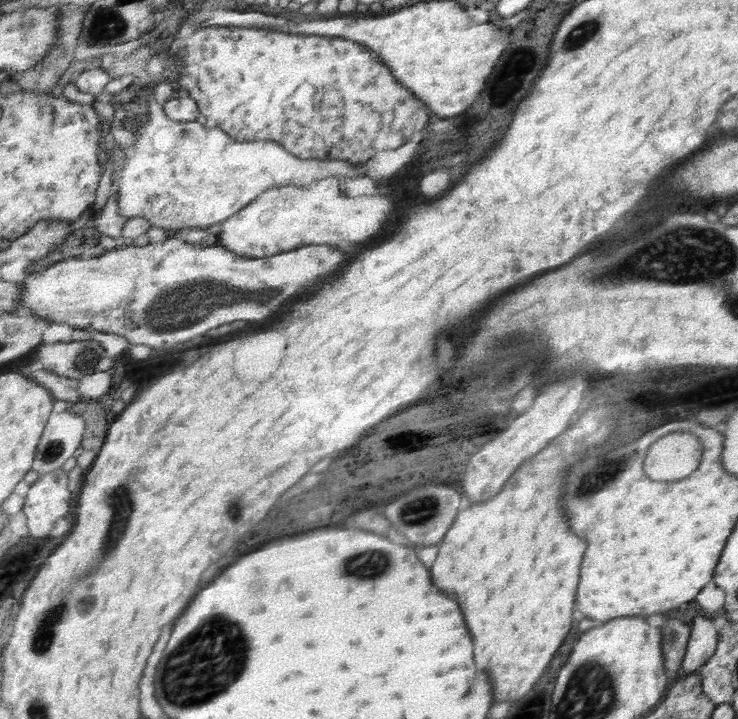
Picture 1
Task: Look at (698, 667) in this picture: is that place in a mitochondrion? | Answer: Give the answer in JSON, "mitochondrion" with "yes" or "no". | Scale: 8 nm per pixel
{"mitochondrion":"no"}

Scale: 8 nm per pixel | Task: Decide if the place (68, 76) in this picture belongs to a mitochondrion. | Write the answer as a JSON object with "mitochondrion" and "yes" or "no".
{"mitochondrion":"no"}

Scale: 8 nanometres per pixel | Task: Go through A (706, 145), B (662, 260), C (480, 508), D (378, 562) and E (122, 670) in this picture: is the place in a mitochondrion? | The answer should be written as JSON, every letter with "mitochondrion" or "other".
{"A":"other","B":"mitochondrion","C":"other","D":"mitochondrion","E":"other"}

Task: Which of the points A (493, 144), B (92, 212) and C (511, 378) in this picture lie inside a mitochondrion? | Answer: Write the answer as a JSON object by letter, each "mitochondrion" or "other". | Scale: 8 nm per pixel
{"A":"other","B":"other","C":"mitochondrion"}

